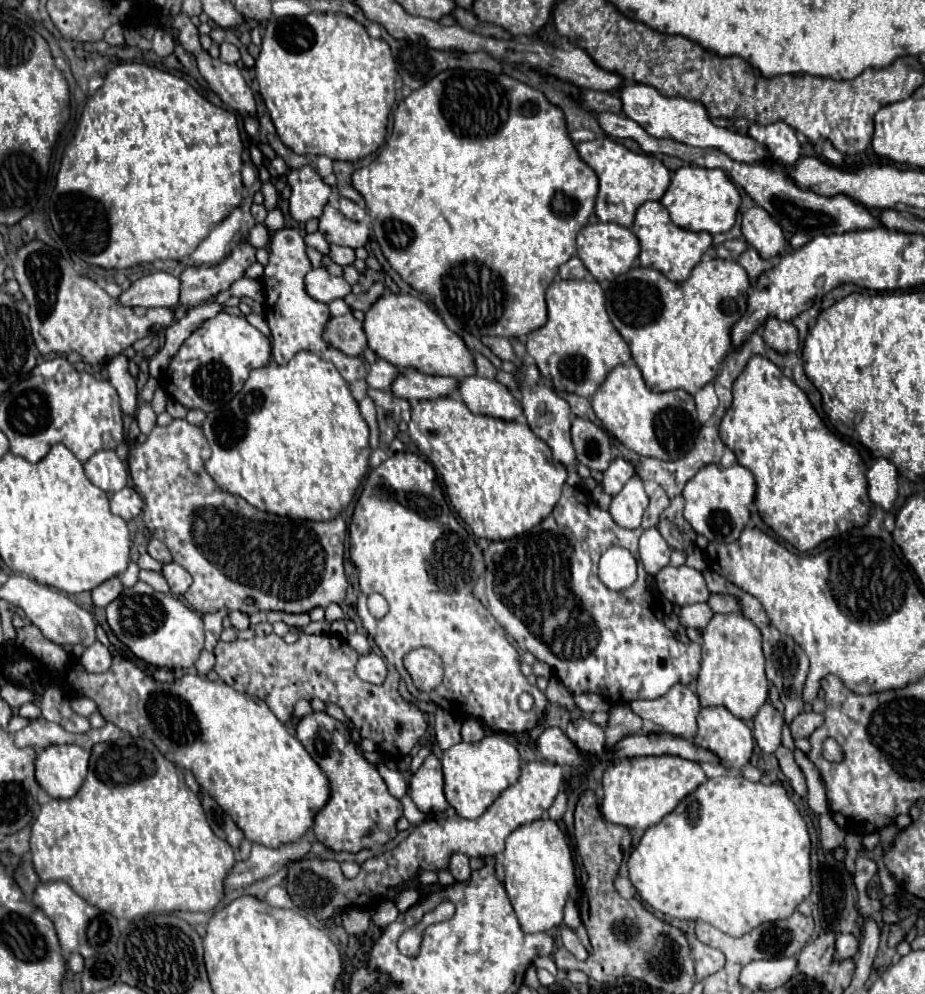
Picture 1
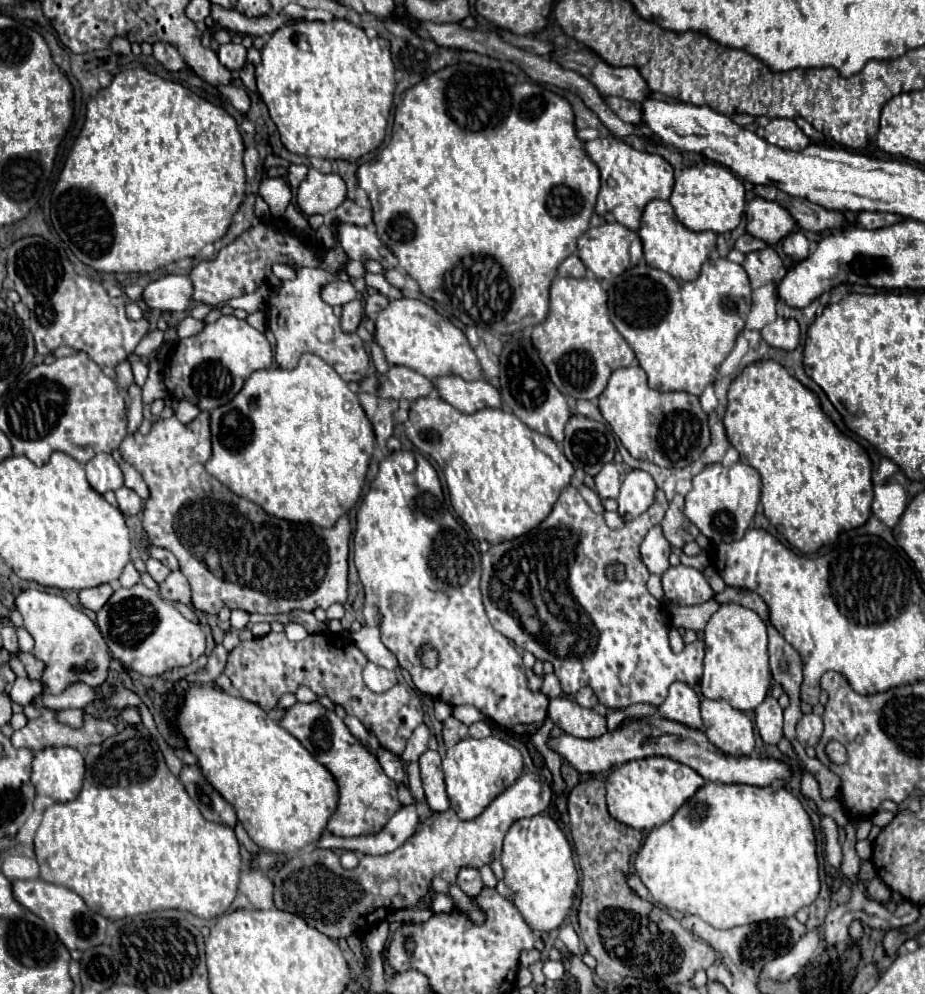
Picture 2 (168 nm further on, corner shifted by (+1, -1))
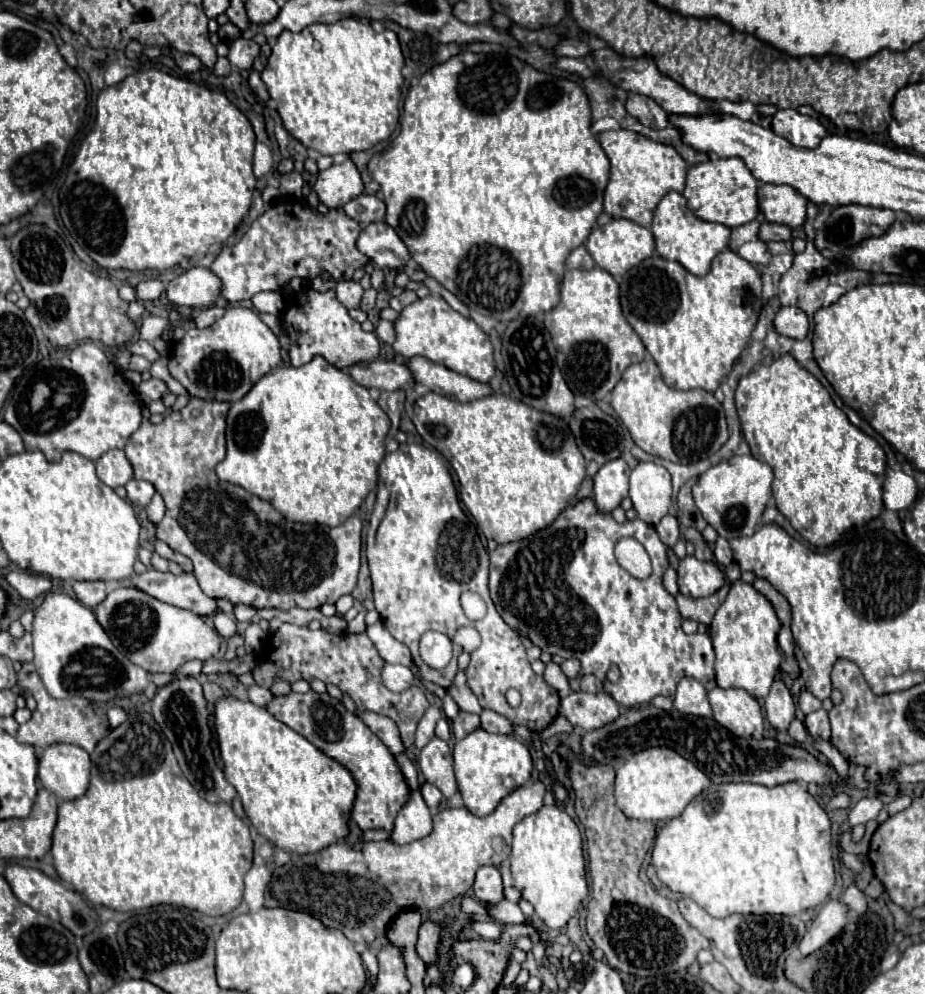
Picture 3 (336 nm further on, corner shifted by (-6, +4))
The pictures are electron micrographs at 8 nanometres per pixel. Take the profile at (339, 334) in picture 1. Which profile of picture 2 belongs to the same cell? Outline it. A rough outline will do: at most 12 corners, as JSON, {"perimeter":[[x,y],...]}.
{"perimeter":[[360,299],[342,307],[342,331],[354,333],[362,321]]}

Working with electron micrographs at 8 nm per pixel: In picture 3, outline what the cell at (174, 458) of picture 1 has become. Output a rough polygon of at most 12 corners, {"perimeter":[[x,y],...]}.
{"perimeter":[[227,402],[127,440],[157,538],[253,608],[351,594],[361,520],[289,522],[221,484]]}

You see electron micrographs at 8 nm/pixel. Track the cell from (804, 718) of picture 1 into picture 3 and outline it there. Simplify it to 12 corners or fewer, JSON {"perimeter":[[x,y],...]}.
{"perimeter":[[823,708],[805,716],[813,740],[829,740],[829,718]]}

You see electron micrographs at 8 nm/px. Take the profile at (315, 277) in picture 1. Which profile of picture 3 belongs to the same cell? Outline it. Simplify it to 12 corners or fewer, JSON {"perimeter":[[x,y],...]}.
{"perimeter":[[355,280],[337,282],[339,302],[357,308],[363,288]]}

